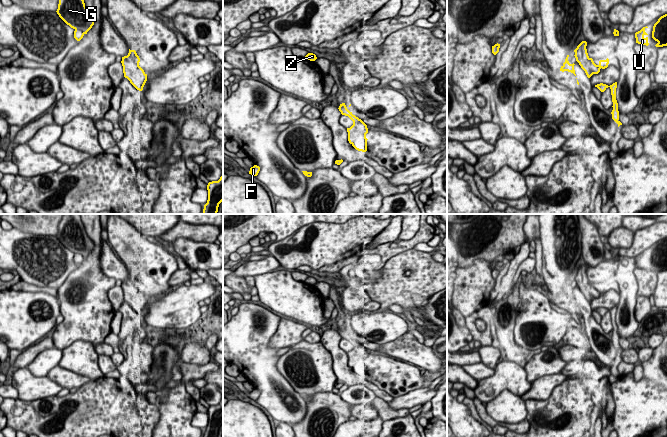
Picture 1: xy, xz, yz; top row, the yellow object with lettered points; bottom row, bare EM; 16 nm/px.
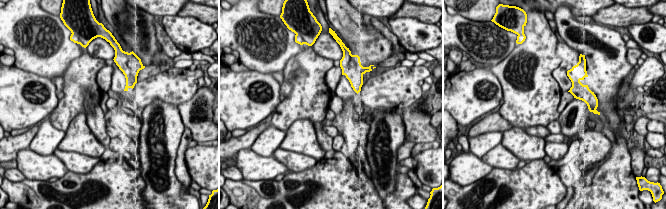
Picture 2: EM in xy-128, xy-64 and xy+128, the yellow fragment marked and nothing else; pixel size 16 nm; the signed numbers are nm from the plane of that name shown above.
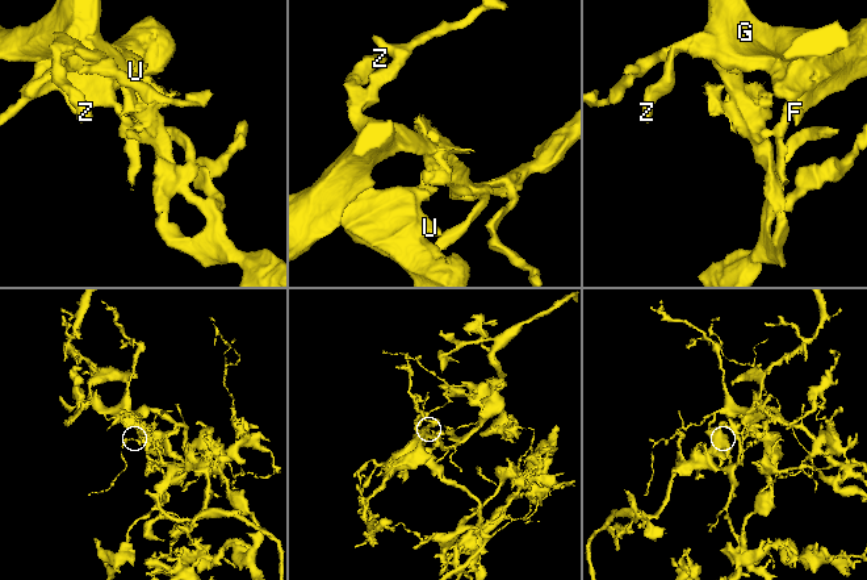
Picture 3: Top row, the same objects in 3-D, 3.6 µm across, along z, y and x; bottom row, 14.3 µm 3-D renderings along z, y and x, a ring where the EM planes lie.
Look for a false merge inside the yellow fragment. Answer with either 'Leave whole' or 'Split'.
Leave whole

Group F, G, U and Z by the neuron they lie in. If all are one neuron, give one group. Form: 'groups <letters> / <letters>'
groups F G U Z

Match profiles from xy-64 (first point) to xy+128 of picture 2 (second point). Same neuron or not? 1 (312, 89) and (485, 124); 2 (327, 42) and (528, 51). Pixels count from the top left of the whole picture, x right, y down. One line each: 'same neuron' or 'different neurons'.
1: different neurons
2: different neurons

